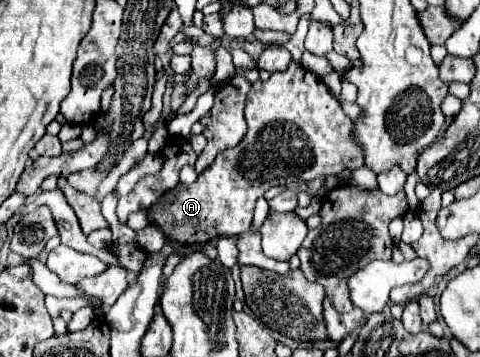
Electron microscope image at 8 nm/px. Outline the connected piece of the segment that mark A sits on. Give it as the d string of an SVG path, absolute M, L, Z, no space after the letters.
M290 60L284 72L272 72L266 82L252 84L246 94L244 118L248 132L234 148L220 152L214 162L202 170L198 180L190 186L178 182L160 200L148 208L148 220L156 226L168 242L180 244L204 244L220 236L238 236L250 230L254 218L254 204L272 186L294 186L298 180L314 180L336 176L342 170L354 170L362 166L360 148L352 144L352 120L344 114L338 100L332 98L324 82L308 72L302 64Z

